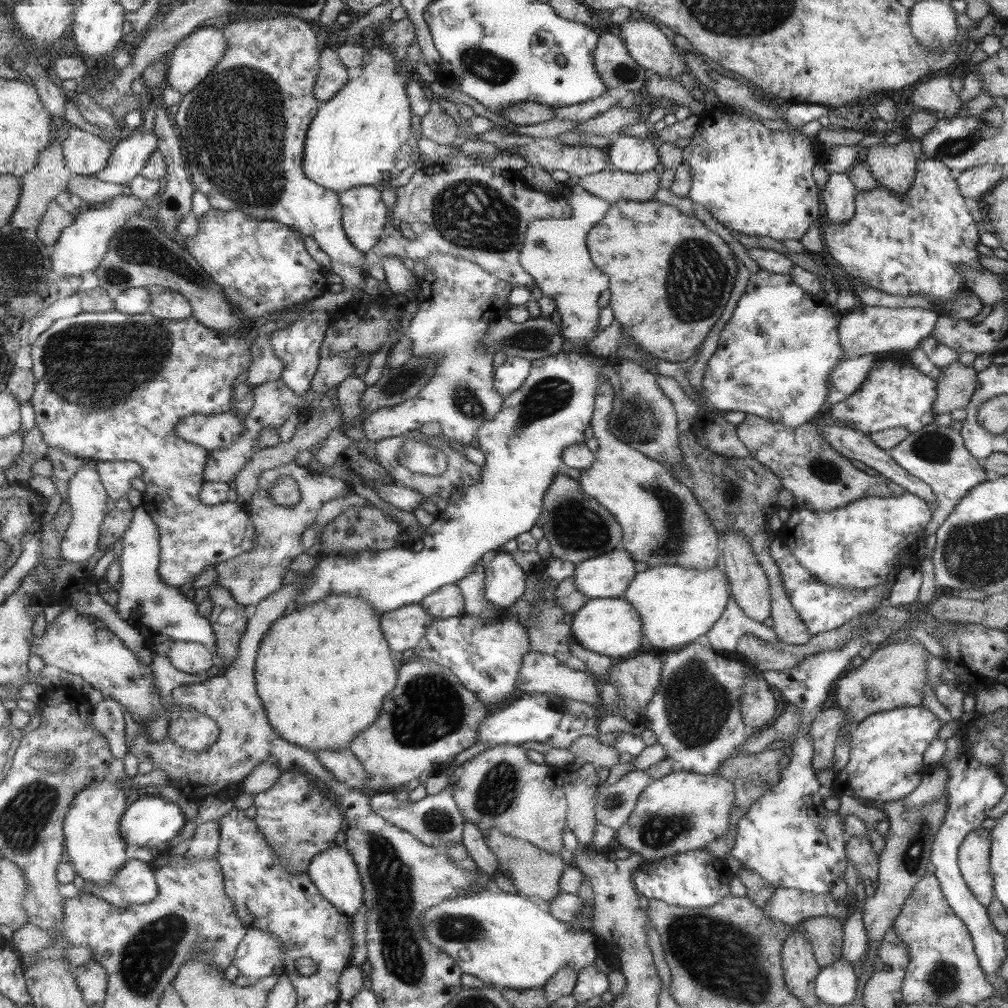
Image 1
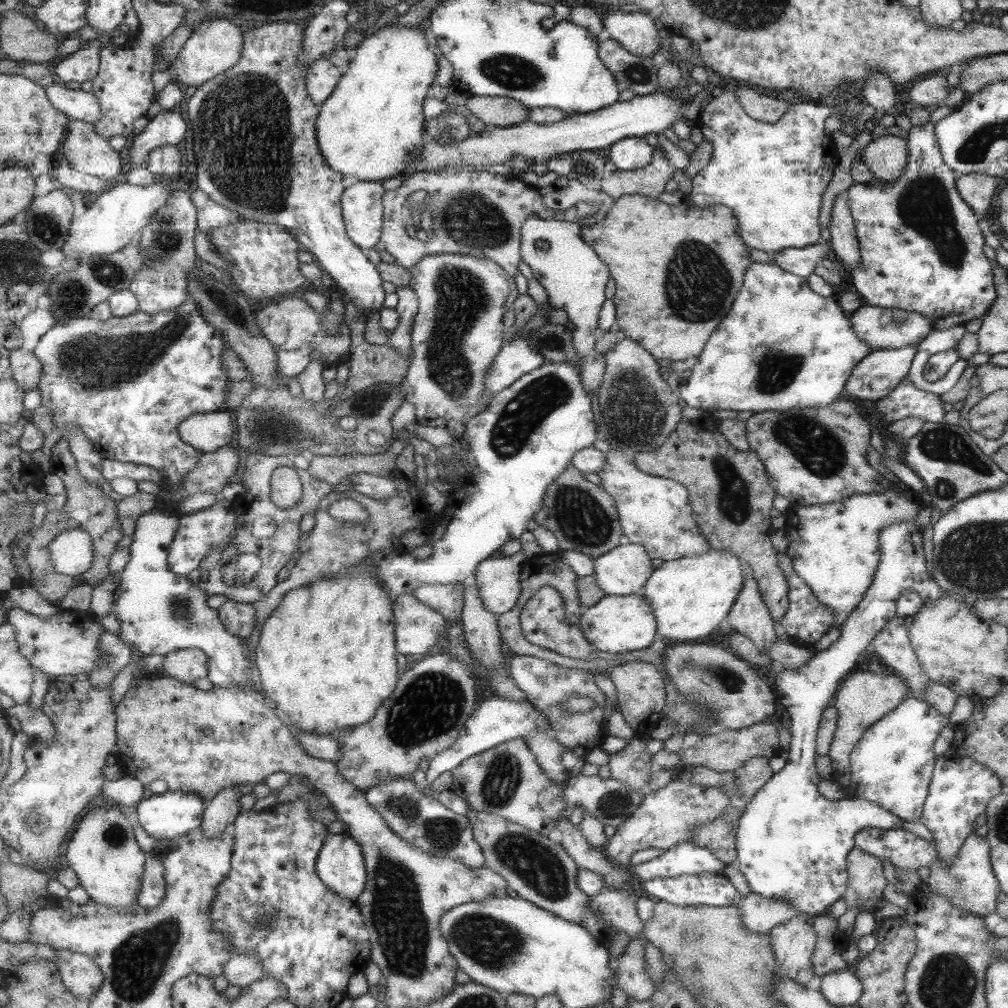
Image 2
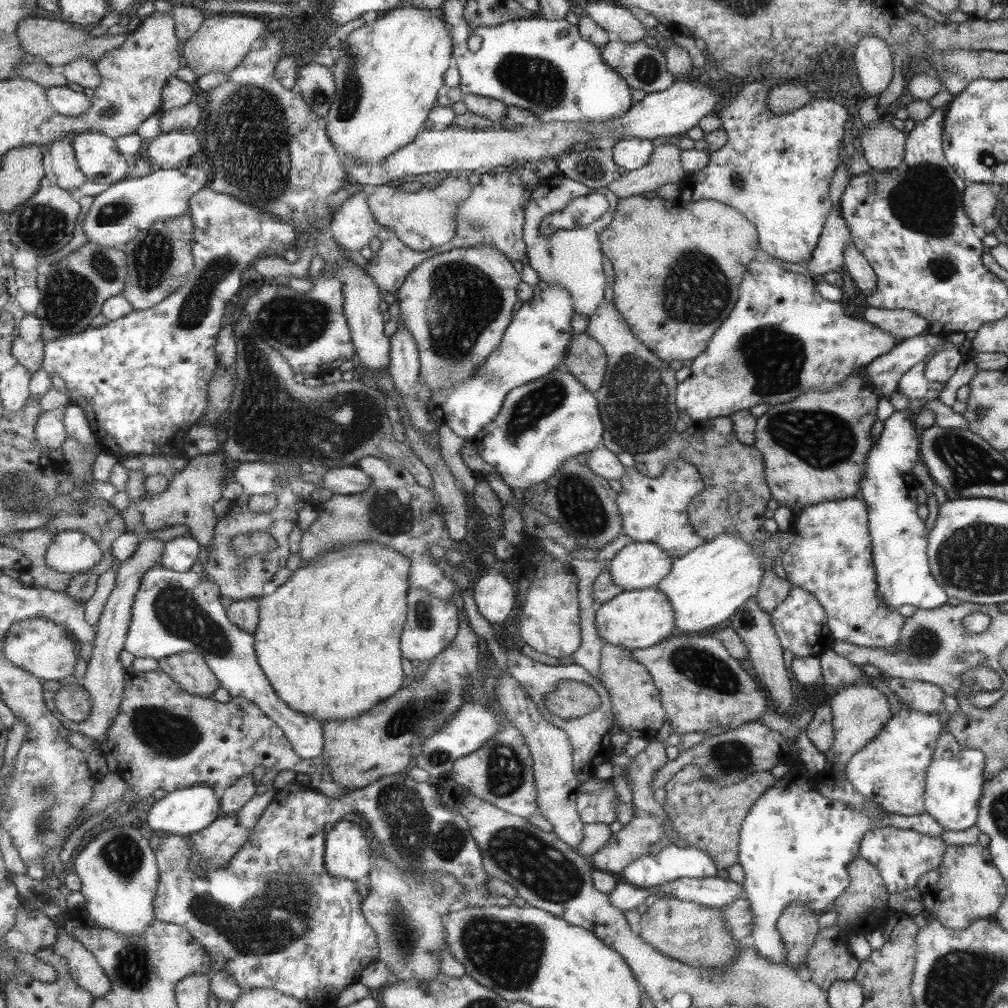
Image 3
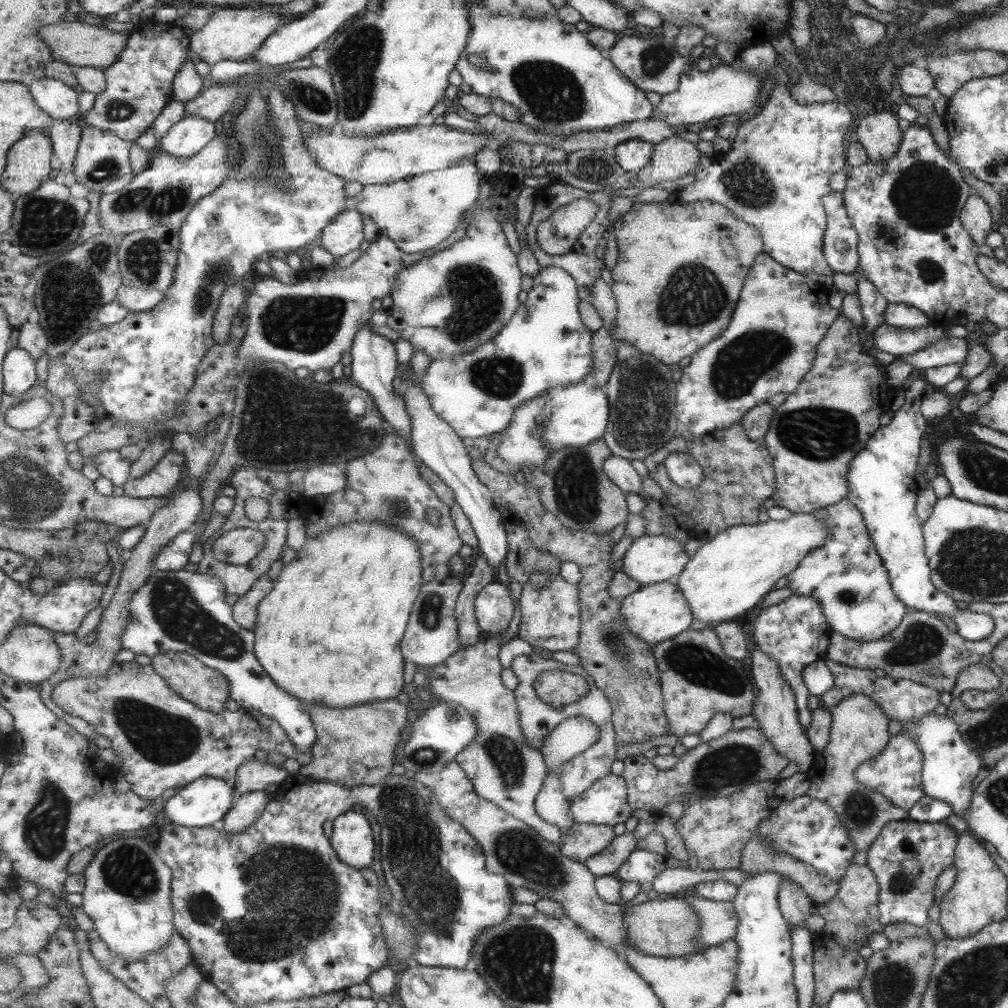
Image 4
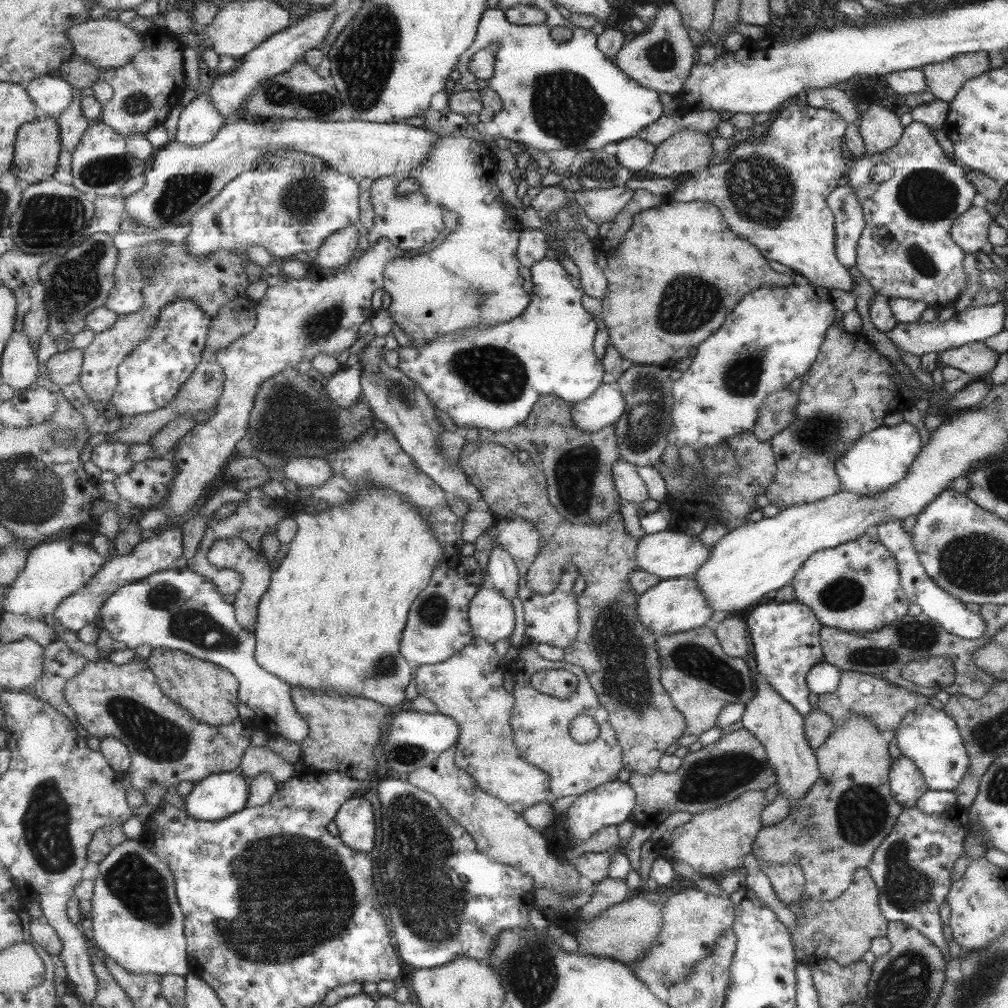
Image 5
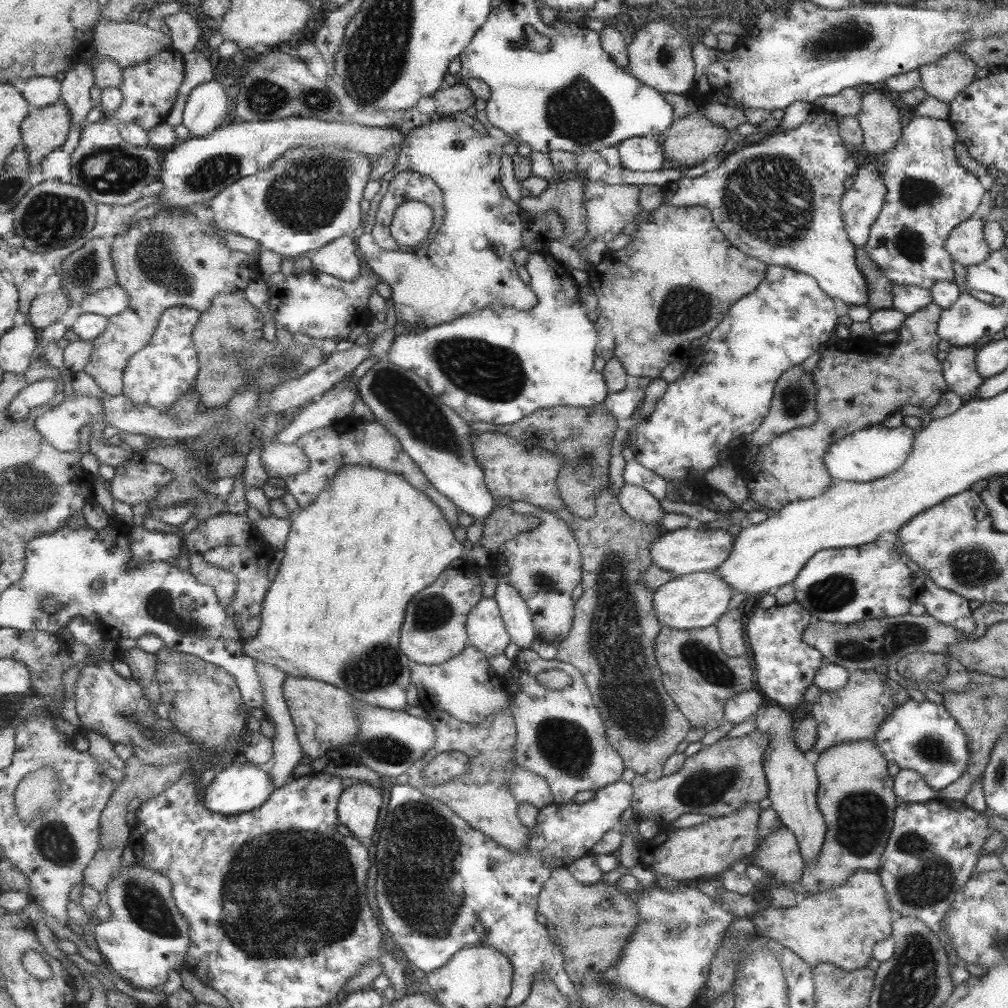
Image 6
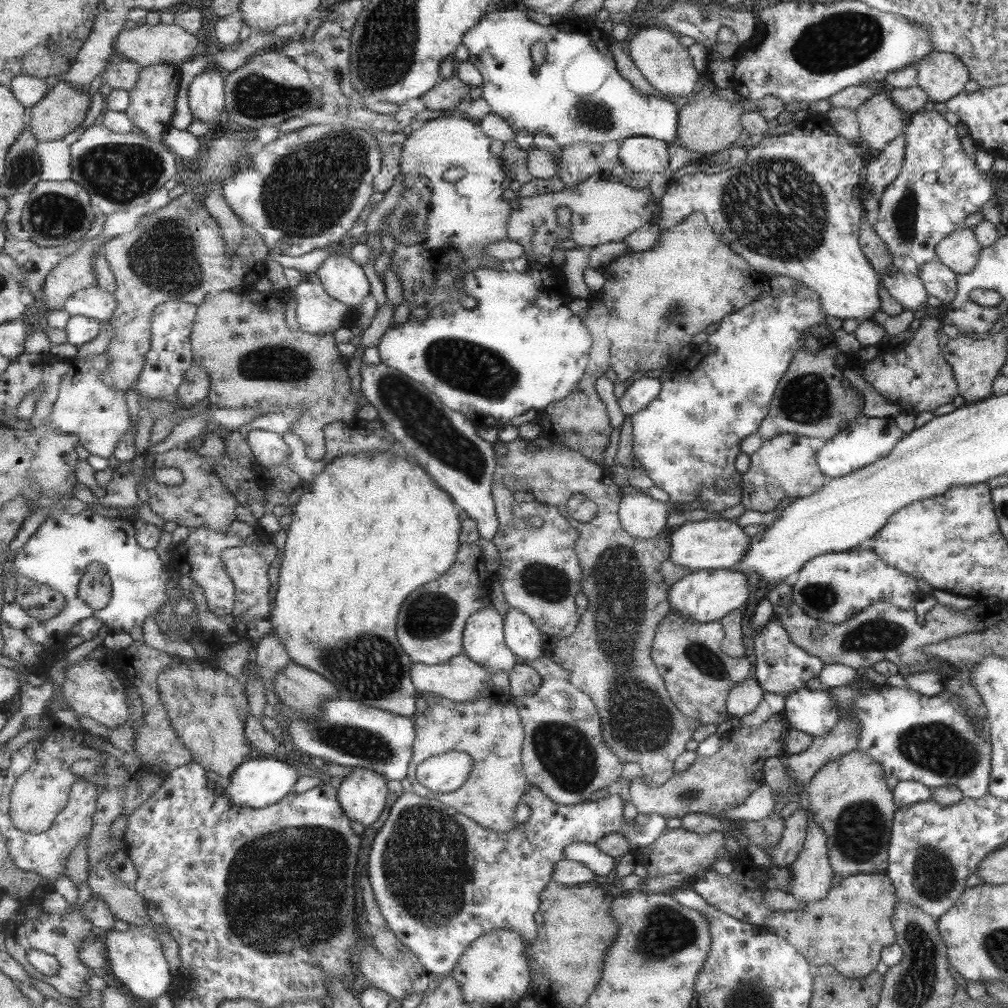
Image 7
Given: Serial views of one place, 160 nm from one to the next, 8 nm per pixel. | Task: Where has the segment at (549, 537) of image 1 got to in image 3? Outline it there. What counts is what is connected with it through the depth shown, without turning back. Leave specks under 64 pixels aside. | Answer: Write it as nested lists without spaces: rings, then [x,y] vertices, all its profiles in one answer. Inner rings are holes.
[[[579,454],[564,461],[549,480],[551,482],[545,481],[543,486],[536,484],[526,488],[523,500],[557,522],[580,548],[600,549],[622,534],[622,517],[617,507],[619,490],[612,490],[607,481],[591,473],[586,455]]]

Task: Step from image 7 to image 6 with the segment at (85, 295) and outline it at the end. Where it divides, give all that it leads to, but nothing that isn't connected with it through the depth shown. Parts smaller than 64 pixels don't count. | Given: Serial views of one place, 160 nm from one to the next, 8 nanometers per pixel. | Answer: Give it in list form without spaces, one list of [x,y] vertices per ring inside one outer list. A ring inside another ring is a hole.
[[[117,283],[114,287],[90,294],[81,306],[82,313],[93,313],[106,316],[108,319],[130,308],[130,294]]]

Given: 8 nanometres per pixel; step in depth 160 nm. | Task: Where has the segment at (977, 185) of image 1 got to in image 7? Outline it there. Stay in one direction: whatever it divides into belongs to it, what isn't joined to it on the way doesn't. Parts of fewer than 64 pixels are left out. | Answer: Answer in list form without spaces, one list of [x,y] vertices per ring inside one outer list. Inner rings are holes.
[[[970,228],[950,232],[935,248],[937,260],[950,267],[956,275],[970,273],[978,262],[981,250],[982,246],[975,240]]]

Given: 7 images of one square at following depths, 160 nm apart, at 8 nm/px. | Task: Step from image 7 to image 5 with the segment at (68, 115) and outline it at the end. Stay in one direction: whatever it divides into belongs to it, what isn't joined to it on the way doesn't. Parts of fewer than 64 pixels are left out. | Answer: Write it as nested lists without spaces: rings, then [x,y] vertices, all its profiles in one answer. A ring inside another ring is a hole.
[[[53,116],[45,117],[43,121],[27,123],[19,130],[13,169],[21,183],[37,184],[47,178],[52,178],[57,172],[62,149],[60,130],[58,118]]]

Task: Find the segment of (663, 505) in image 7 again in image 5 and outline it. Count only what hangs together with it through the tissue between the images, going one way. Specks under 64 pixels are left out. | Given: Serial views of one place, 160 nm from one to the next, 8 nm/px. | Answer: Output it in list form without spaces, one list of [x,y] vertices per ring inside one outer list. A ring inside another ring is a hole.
[[[622,459],[615,462],[613,481],[620,498],[633,504],[636,503],[635,508],[639,509],[637,504],[647,500],[648,494],[645,483],[641,477],[637,476],[637,467],[633,466],[633,464],[623,462]]]

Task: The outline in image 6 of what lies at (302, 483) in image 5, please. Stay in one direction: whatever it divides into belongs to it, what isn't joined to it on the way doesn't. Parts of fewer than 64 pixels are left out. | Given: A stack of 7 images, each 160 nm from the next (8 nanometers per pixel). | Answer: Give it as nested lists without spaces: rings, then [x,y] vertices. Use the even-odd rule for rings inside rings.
[[[269,414],[261,426],[260,442],[264,446],[261,464],[274,481],[286,481],[291,475],[307,473],[311,467],[311,460],[297,443],[281,444],[276,440],[282,429],[277,426],[276,414]]]

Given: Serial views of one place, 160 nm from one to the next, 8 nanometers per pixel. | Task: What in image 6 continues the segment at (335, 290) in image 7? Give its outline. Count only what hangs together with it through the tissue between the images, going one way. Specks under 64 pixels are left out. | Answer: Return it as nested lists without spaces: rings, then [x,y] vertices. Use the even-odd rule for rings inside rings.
[[[353,234],[335,239],[321,250],[309,254],[311,268],[353,282],[362,273],[357,247],[358,241]]]

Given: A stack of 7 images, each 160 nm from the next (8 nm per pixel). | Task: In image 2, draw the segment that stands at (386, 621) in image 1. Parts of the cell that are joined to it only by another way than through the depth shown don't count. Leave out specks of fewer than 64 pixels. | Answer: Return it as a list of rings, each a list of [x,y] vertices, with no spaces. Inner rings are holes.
[[[414,594],[397,596],[394,603],[398,652],[429,654],[446,632],[446,618]]]

